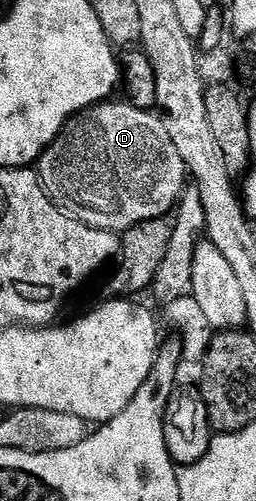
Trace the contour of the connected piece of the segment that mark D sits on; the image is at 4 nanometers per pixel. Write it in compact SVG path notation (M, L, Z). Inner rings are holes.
M129 102L114 103L94 104L76 113L37 160L36 171L46 197L66 215L93 228L121 234L140 222L171 215L177 209L182 191L186 189L188 170L161 115Z

